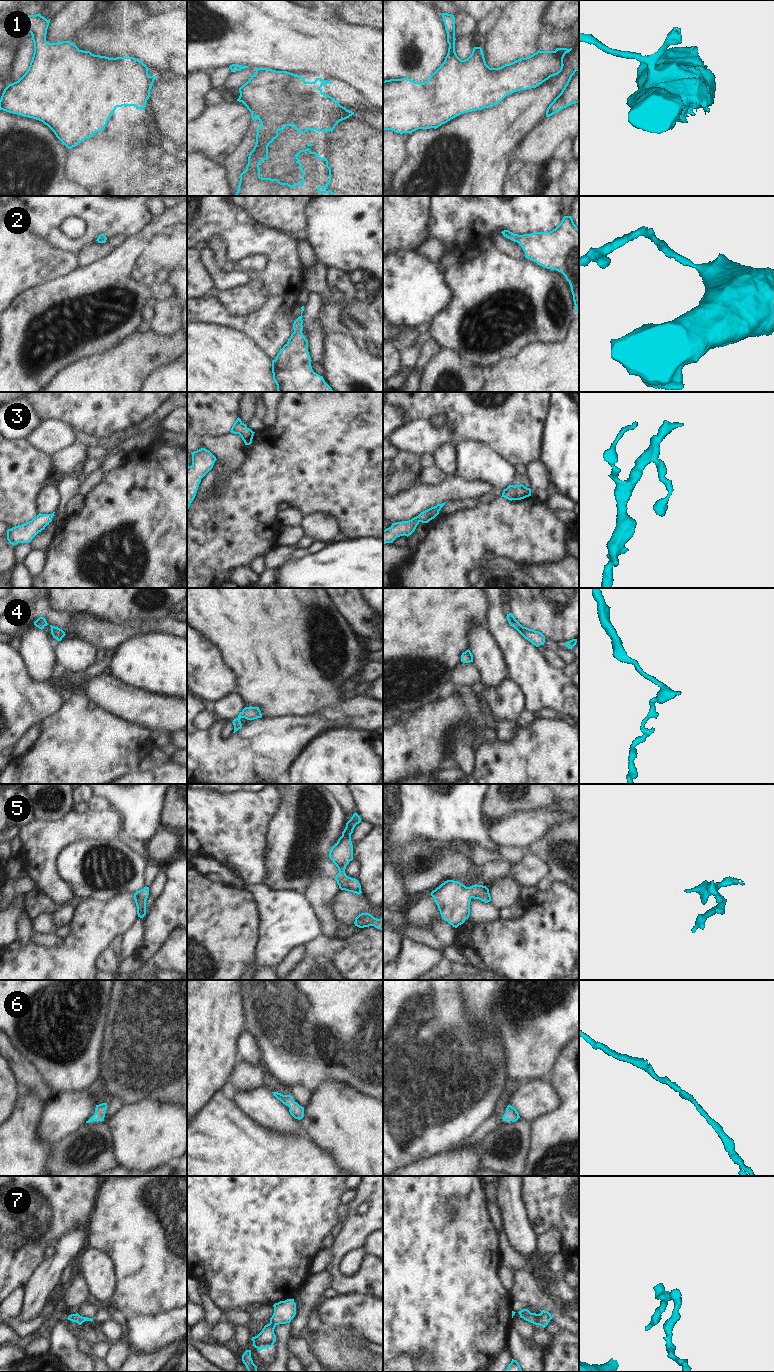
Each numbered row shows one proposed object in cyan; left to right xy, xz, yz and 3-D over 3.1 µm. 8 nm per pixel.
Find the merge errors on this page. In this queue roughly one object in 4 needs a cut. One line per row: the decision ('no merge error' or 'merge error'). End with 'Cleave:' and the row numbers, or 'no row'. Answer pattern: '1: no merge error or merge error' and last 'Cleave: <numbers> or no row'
1: no merge error
2: no merge error
3: no merge error
4: no merge error
5: no merge error
6: no merge error
7: no merge error
Cleave: no row

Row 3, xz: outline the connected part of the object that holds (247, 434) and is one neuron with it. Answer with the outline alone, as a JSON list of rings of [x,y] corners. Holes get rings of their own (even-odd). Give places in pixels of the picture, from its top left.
[[[239,417],[233,424],[230,432],[234,434],[239,434],[242,440],[244,441],[245,445],[250,445],[252,443],[252,439],[255,433],[251,429],[249,429]]]

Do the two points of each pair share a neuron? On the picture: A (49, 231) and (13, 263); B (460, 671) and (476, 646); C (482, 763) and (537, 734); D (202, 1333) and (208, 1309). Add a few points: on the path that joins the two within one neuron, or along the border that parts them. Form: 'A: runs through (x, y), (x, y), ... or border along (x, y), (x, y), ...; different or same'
A: border along (34, 234), (42, 237), (53, 247), (61, 251); different
B: border along (472, 662), (478, 670), (481, 679); different
C: runs through (496, 763), (508, 763), (523, 748); same
D: runs through (203, 1327), (208, 1321), (208, 1315); same

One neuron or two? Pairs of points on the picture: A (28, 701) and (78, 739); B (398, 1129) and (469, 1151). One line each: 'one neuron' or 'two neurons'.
A: two neurons
B: two neurons

